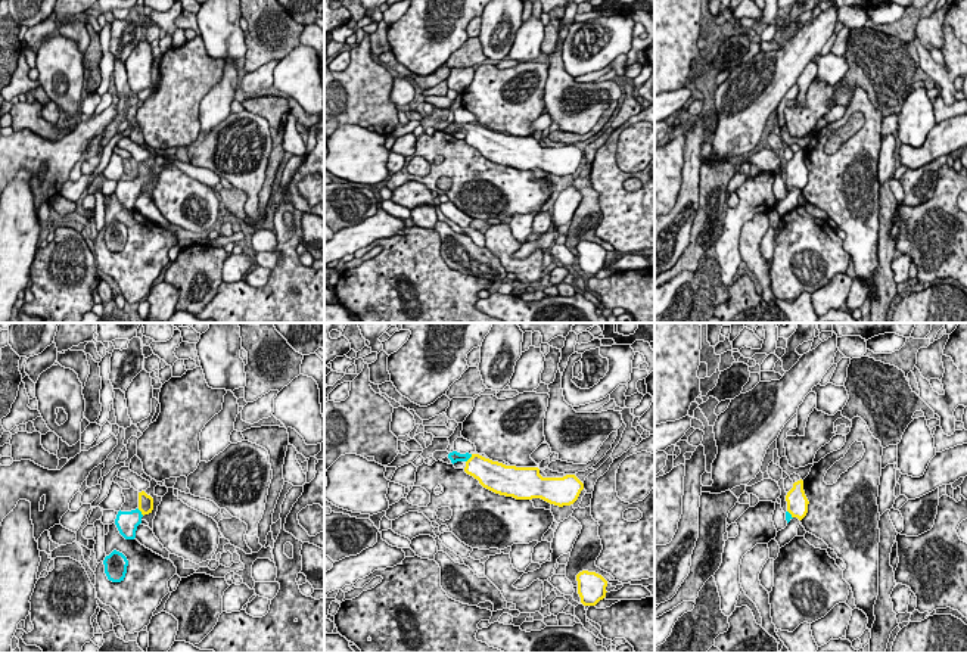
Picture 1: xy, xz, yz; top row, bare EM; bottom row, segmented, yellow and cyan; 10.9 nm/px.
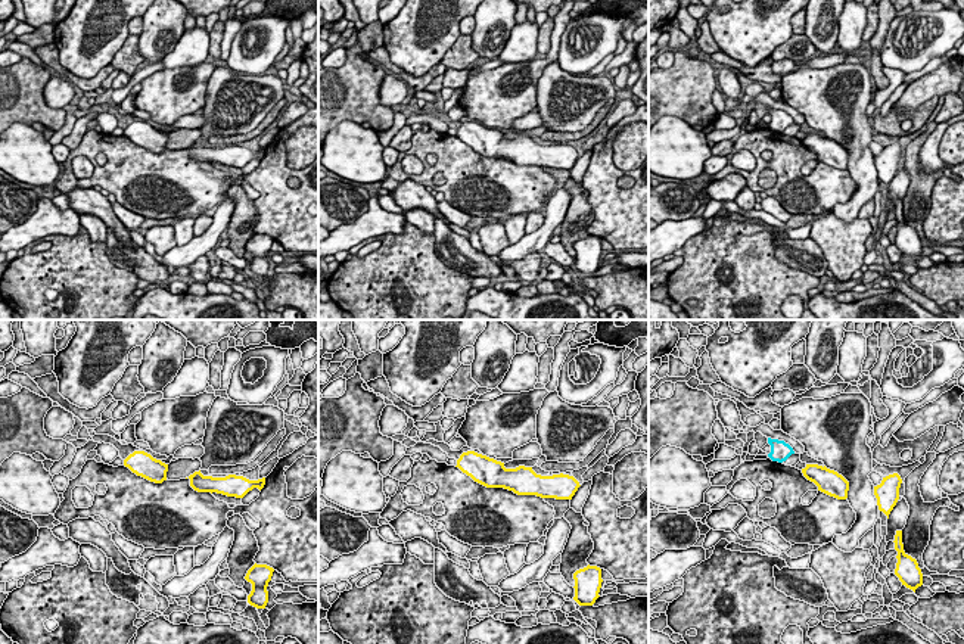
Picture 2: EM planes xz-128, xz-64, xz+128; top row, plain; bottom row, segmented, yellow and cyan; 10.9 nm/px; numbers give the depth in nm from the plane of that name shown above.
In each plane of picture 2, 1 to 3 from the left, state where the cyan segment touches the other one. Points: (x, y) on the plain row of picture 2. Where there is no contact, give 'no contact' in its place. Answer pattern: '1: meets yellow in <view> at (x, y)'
1: no contact
2: no contact
3: no contact

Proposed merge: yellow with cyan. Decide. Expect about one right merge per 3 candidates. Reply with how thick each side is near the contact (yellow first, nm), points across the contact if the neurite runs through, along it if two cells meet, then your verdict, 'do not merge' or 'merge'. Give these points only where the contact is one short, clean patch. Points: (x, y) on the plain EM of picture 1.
calibres 280 and 120 nm; way xz (485, 140), (469, 128), (454, 126); merge

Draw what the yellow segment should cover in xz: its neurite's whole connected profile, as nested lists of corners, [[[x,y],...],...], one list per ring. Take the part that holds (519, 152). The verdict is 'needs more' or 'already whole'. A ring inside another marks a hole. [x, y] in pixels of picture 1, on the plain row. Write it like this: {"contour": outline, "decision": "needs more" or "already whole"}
{"contour": [[[453,121],[448,128],[453,134],[464,131],[464,142],[478,149],[484,158],[516,170],[541,168],[563,177],[573,174],[584,159],[584,153],[575,144],[542,147],[538,137],[506,136],[469,122]]], "decision": "needs more"}

